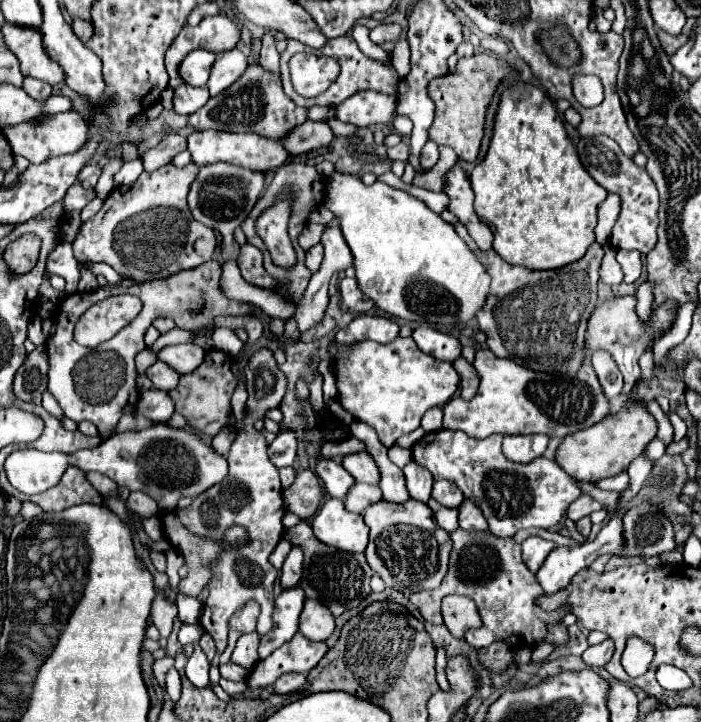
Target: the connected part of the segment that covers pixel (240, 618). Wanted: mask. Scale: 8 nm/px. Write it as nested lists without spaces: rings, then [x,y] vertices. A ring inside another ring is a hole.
[[[249,603],[249,607],[245,607],[237,615],[233,615],[233,619],[229,621],[229,645],[227,645],[227,649],[219,657],[221,663],[229,661],[231,653],[233,653],[233,647],[235,647],[237,639],[243,633],[255,631],[255,623],[257,623],[257,605],[255,603]]]

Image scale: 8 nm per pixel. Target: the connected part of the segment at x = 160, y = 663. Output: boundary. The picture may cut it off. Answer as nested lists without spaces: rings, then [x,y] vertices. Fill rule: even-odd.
[[[165,657],[165,659],[157,659],[155,663],[153,663],[153,673],[155,673],[155,677],[157,677],[157,681],[165,687],[165,673],[169,671],[173,667],[173,657]]]

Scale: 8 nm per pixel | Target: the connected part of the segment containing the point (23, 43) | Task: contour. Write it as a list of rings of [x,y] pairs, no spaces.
[[[5,21],[1,27],[5,37],[5,45],[15,53],[21,63],[21,73],[33,79],[43,79],[51,85],[63,81],[63,71],[53,63],[43,49],[41,33],[31,27],[13,27],[13,23]]]

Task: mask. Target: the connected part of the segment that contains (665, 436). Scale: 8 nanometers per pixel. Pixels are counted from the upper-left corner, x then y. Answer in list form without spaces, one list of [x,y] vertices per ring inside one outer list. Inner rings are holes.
[[[653,401],[653,403],[647,403],[649,405],[649,411],[653,411],[657,415],[657,423],[659,423],[659,437],[665,441],[665,445],[669,445],[673,441],[673,427],[671,423],[667,421],[667,415],[659,409],[659,405]]]

